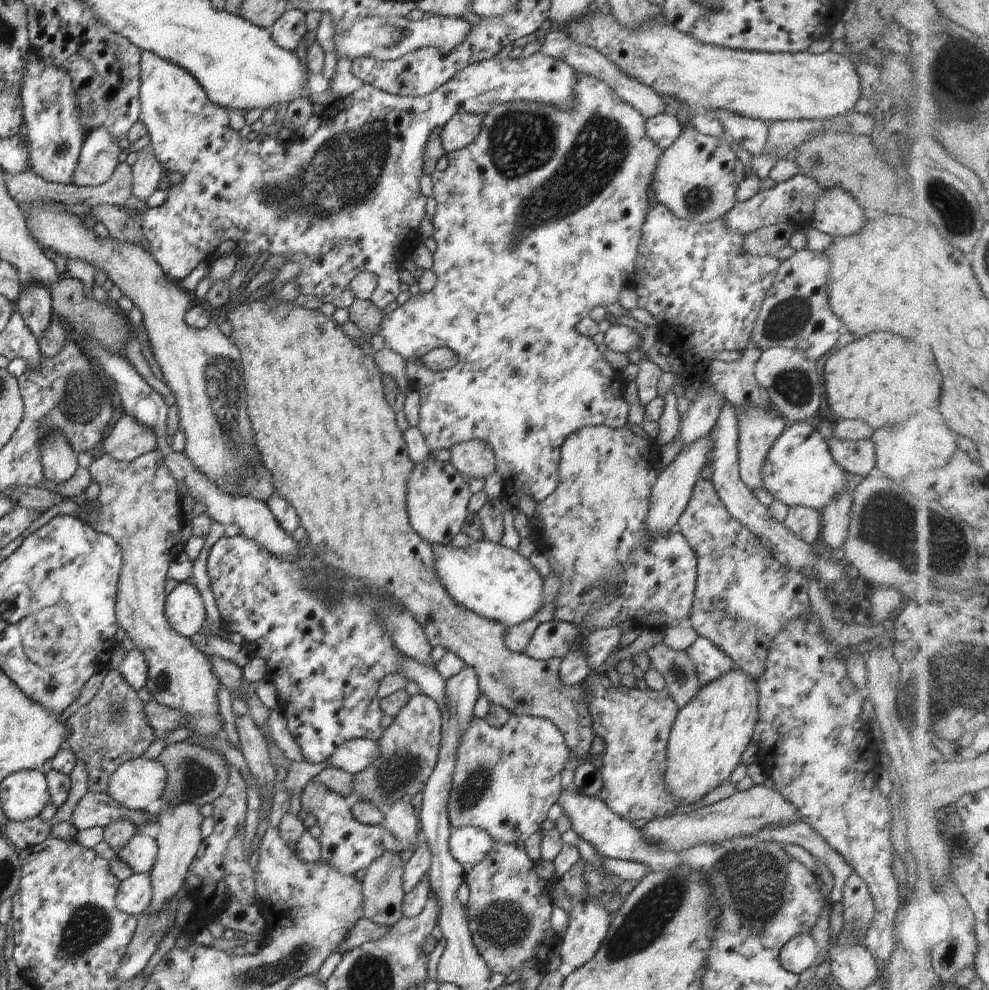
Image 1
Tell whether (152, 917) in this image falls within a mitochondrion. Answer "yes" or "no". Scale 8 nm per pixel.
no

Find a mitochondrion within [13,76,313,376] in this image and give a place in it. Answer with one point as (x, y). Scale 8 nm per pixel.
(86, 108)

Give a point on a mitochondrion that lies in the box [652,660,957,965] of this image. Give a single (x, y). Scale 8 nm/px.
(754, 879)

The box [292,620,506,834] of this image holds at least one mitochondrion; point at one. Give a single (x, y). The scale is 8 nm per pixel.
(398, 772)

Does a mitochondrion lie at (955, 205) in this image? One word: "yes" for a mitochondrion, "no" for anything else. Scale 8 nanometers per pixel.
yes

